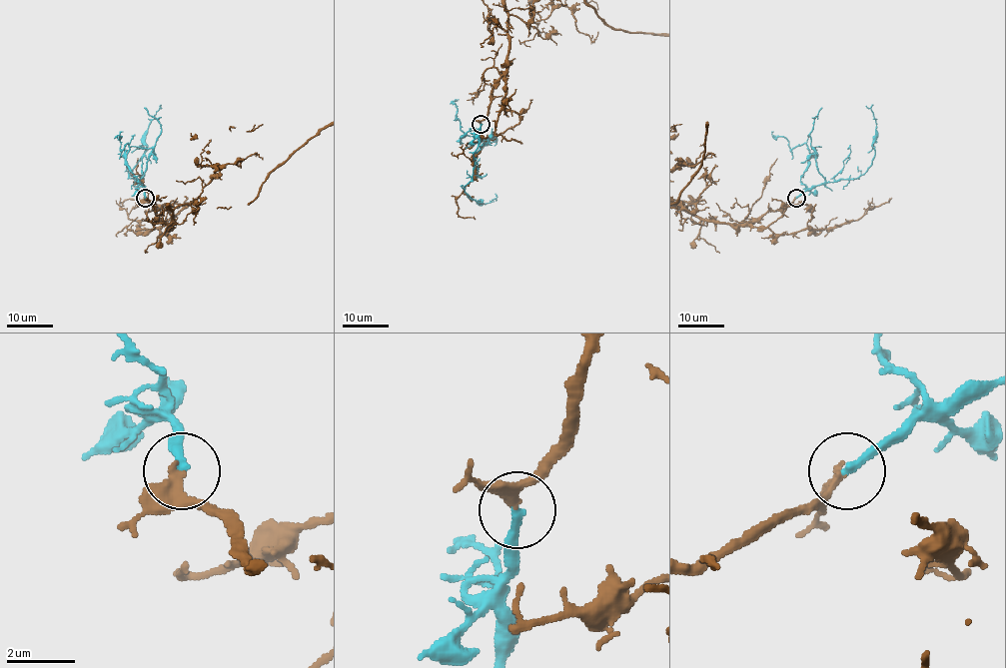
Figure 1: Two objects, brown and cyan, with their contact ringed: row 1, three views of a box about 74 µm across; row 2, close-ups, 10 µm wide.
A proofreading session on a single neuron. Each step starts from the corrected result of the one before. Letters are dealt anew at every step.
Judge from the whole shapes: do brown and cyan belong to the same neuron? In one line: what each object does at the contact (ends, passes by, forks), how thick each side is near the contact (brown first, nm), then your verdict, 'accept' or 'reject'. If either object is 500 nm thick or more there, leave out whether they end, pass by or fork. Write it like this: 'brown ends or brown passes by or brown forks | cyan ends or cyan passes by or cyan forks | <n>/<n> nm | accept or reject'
brown passes by | cyan ends | 200/280 nm | accept

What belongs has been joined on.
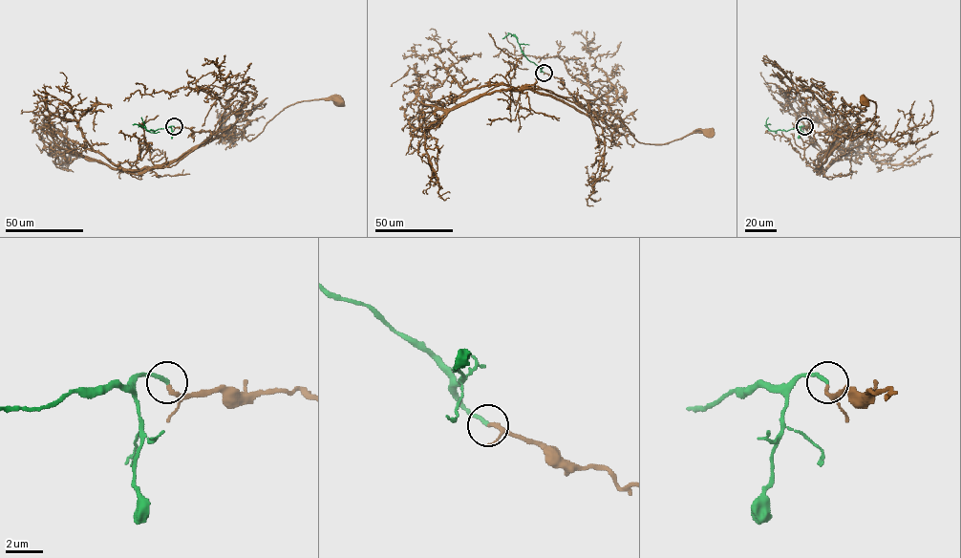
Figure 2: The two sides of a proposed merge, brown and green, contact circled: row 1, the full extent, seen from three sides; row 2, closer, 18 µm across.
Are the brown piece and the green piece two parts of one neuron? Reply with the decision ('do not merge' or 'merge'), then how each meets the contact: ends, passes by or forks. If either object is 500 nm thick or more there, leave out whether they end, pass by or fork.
merge; brown passes by; green ends

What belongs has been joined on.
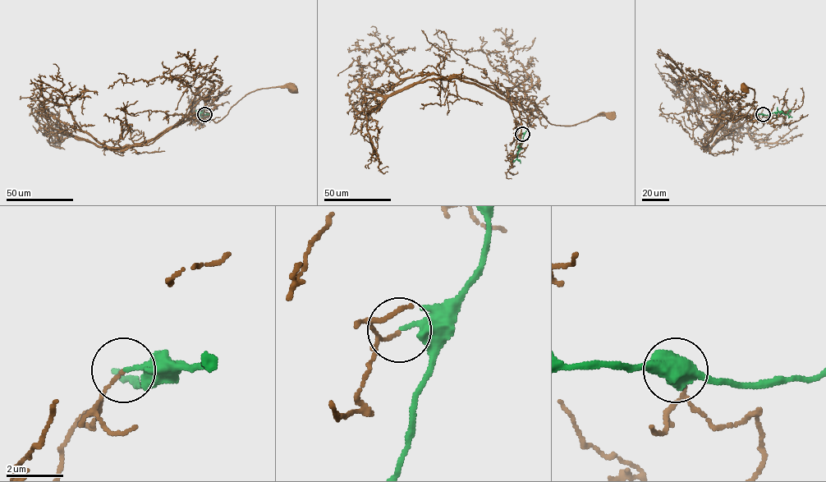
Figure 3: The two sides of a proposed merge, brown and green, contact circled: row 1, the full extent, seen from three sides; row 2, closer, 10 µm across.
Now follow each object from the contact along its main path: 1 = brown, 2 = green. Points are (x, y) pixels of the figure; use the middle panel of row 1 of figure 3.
1: (522, 134), (520, 138), (516, 102), (533, 103), (556, 125), (610, 117)
2: (522, 134), (516, 156), (520, 163)

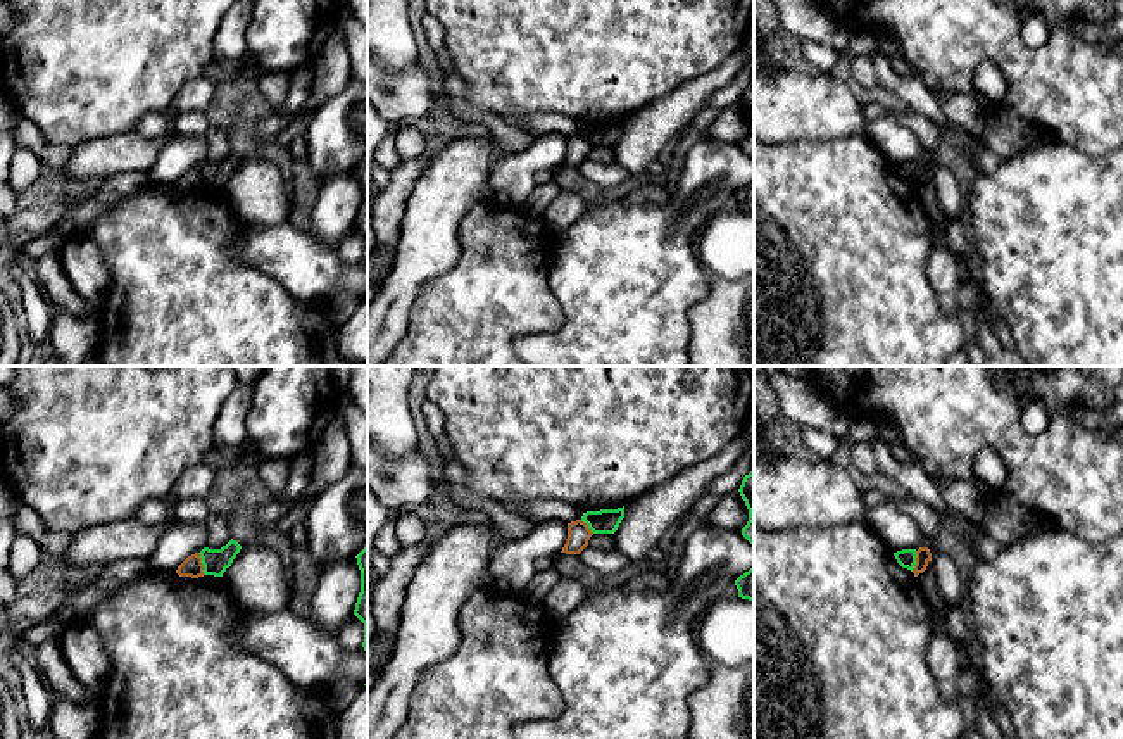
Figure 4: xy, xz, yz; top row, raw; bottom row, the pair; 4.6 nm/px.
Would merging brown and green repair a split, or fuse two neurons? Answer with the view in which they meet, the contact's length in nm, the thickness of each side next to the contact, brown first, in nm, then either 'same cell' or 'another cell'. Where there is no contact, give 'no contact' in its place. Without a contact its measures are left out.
contact in xy; length 110 nm; calibres 100 and 120 nm; another cell

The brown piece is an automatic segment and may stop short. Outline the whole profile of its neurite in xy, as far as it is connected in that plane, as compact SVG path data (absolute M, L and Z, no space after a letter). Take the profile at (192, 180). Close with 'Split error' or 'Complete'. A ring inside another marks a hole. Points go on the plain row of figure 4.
M195 166L191 169L188 169L176 183L176 186L179 190L191 190L191 192L198 192L204 190L204 178L202 178L202 171L200 166Z. Complete

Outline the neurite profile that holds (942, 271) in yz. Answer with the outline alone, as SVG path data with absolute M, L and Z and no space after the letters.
M935 238L926 264L926 275L942 309L954 316L964 316L957 307L957 290L963 283L957 271L957 259L945 247L942 238Z

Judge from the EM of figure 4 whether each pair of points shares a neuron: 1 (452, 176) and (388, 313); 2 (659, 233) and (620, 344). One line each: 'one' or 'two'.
1: one
2: one

